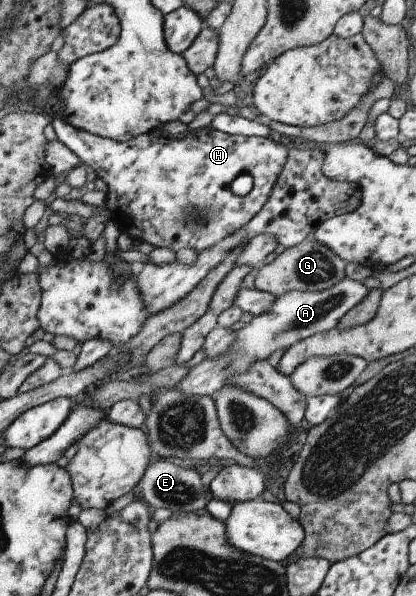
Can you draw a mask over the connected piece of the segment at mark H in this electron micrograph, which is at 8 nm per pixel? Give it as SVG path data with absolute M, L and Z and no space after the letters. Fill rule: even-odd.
M52 117L51 124L56 138L61 141L69 151L72 151L79 158L81 164L91 167L91 169L96 173L96 177L102 179L105 182L105 185L107 185L104 201L105 207L109 210L110 220L115 224L115 227L117 227L120 233L124 233L127 241L138 240L141 243L149 243L149 245L153 245L154 248L169 249L169 251L174 251L179 255L202 252L203 250L214 246L223 238L235 233L238 229L241 229L251 219L251 217L253 217L261 207L263 207L265 201L267 201L273 184L278 178L279 172L283 167L287 155L287 149L285 146L275 143L269 137L229 135L211 128L209 124L202 125L199 130L191 130L188 127L184 127L179 132L179 135L152 135L151 133L147 133L138 135L126 142L116 142L110 139L103 139L99 136L90 134L89 132L75 129L72 125L65 123L59 117ZM242 173L251 175L252 179L251 190L243 197L233 194L229 188L229 183L231 183L237 175L241 175Z

